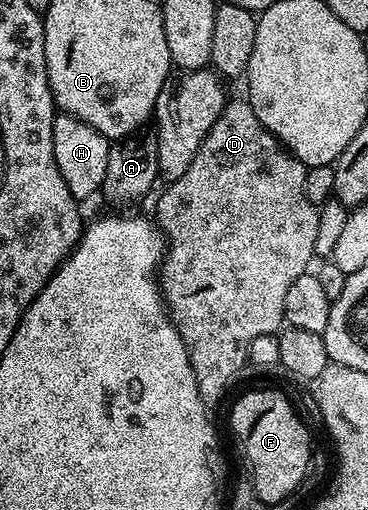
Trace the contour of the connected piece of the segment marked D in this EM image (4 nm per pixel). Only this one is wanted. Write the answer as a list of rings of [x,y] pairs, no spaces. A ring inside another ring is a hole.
[[[231,99],[228,100],[217,123],[213,123],[209,135],[205,135],[193,163],[189,163],[189,171],[185,171],[185,175],[181,175],[181,179],[170,182],[166,186],[167,190],[160,195],[159,202],[155,205],[153,217],[165,238],[165,256],[159,267],[157,280],[171,321],[177,327],[177,331],[189,351],[189,363],[193,363],[193,375],[197,375],[197,391],[201,391],[201,399],[208,407],[214,406],[214,401],[219,401],[226,395],[231,380],[242,371],[243,365],[248,364],[249,343],[253,343],[253,339],[257,339],[257,335],[278,334],[284,328],[285,294],[289,291],[289,287],[293,287],[293,279],[308,272],[310,265],[307,264],[315,257],[314,244],[317,236],[319,210],[305,193],[307,170],[308,166],[301,164],[293,154],[288,153],[279,144],[279,140],[259,122],[257,115],[253,115],[253,107],[247,100]]]

